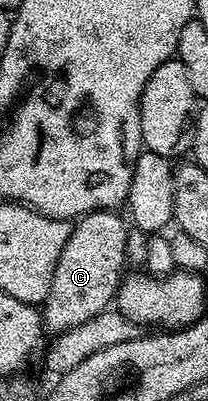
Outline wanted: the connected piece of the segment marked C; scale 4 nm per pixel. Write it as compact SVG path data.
M100 207L95 213L83 214L73 224L72 233L58 258L49 294L42 304L44 327L49 334L59 335L78 327L105 312L113 304L126 273L124 256L128 253L130 230L129 222L124 222L116 213L119 212Z

